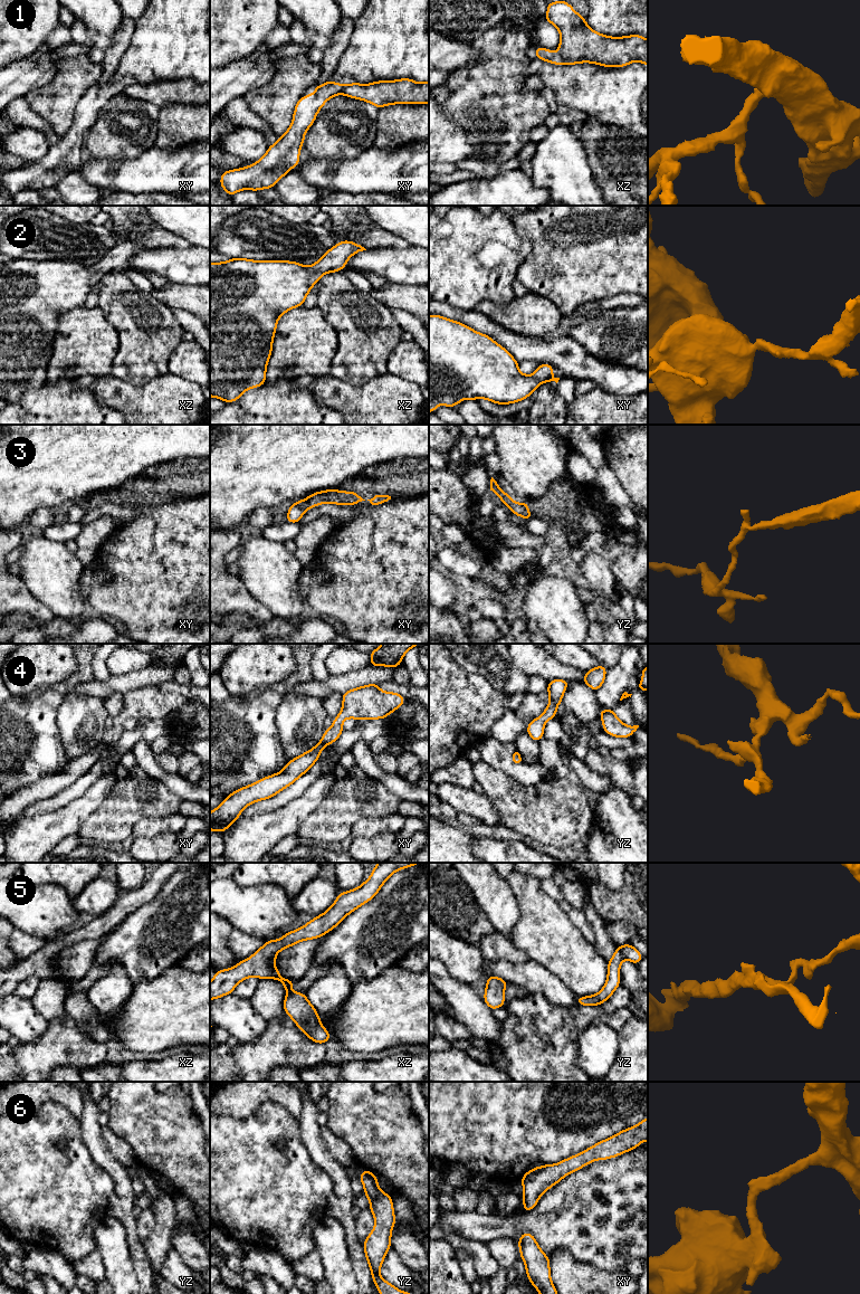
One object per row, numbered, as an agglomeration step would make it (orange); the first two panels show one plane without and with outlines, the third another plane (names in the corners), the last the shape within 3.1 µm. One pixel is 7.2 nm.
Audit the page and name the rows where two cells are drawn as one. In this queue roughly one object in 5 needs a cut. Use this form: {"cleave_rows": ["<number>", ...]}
{"cleave_rows": ["1", "3"]}

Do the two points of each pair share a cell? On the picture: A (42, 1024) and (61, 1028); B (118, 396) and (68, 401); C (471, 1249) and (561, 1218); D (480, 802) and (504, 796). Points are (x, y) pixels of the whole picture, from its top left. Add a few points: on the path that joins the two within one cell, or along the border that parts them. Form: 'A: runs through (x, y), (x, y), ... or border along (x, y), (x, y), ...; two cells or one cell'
A: border along (50, 1021), (49, 1028), (30, 1044); two cells
B: border along (91, 387), (94, 396), (102, 403), (117, 411); two cells
C: border along (460, 1235), (466, 1238), (481, 1240), (485, 1244); two cells
D: border along (484, 792), (499, 815), (500, 824); two cells

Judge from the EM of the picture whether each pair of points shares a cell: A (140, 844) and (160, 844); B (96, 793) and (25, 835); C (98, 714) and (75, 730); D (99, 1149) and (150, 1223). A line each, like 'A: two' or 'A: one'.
A: one
B: one
C: one
D: two

